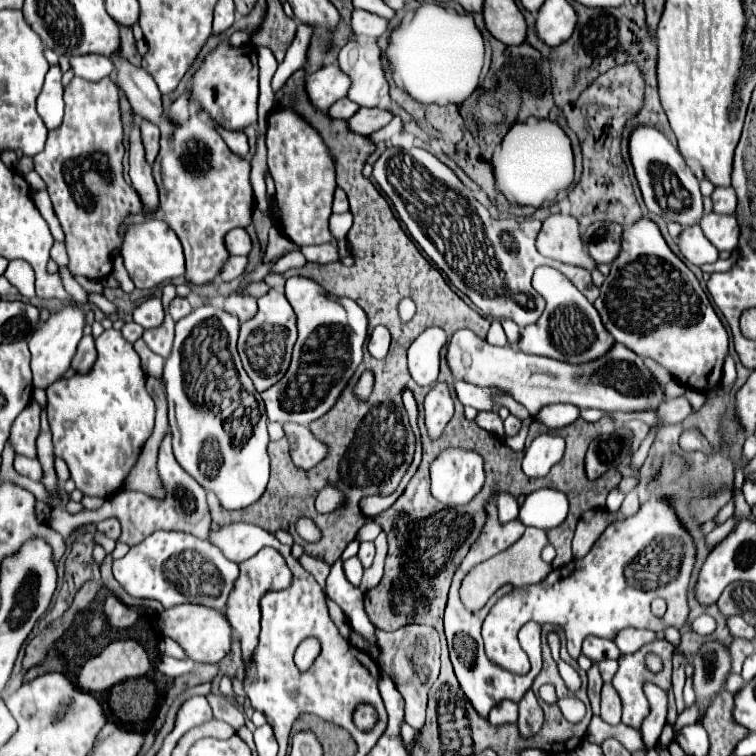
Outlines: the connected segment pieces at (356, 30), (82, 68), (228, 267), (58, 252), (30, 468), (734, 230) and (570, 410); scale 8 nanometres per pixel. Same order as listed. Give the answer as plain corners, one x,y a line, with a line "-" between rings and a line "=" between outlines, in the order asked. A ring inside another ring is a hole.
353,10
351,12
351,32
355,36
369,36
369,38
379,38
387,30
387,20
379,18
371,12
365,10
=
101,54
73,56
69,60
69,64
71,64
71,70
73,70
75,76
85,78
89,82
99,82
101,78
115,72
115,68
111,66
111,60
107,56
101,56
=
229,256
227,258
229,262
227,264
223,264
223,270
219,272
219,280
223,280
223,282
229,282
229,280
233,280
233,278
237,278
243,270
245,270
245,266
247,266
247,258
245,256
=
55,242
55,244
53,244
53,248
51,248
51,258
59,264
59,268
67,268
69,258
67,258
67,252
65,252
65,244
=
15,456
15,470
21,476
27,476
31,480
39,480
43,476
39,460
31,460
31,458
25,458
25,456
=
707,214
699,222
705,238
719,250
719,252
733,252
739,240
739,224
735,222
735,214
721,216
721,214
=
561,404
561,406
543,406
535,416
531,416
533,420
539,420
541,424
545,424
547,428
563,428
569,426
575,418
579,416
579,408
577,406
569,406
569,404

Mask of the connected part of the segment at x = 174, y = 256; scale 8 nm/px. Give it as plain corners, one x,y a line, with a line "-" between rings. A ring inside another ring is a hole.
157,218
127,226
119,252
123,256
125,270
129,272
133,284
141,290
153,288
165,280
173,280
185,272
183,248
177,234
163,220
157,220

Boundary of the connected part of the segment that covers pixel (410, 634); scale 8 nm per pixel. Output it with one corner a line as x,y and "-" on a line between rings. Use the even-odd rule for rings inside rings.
409,624
395,632
377,632
377,642
381,650
379,666
393,680
395,688
405,700
405,722
415,730
421,730
425,724
425,708
427,708
427,692
435,678
439,676
439,634
433,632
431,626

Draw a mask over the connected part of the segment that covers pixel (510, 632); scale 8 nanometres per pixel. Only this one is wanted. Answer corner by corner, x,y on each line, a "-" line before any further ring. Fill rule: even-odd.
651,498
635,516
611,522
583,558
575,558
567,566
551,570
551,574
537,584
513,588
499,598
483,622
485,652
505,670
525,674
529,660
517,646
517,630
529,620
563,626
569,656
575,660
587,636
613,640
623,628
645,628
653,632
663,632
665,626
679,628
689,614
687,588
693,562
695,548
691,536
677,522
665,498
-
657,596
667,602
665,618
653,618
649,610
651,600

